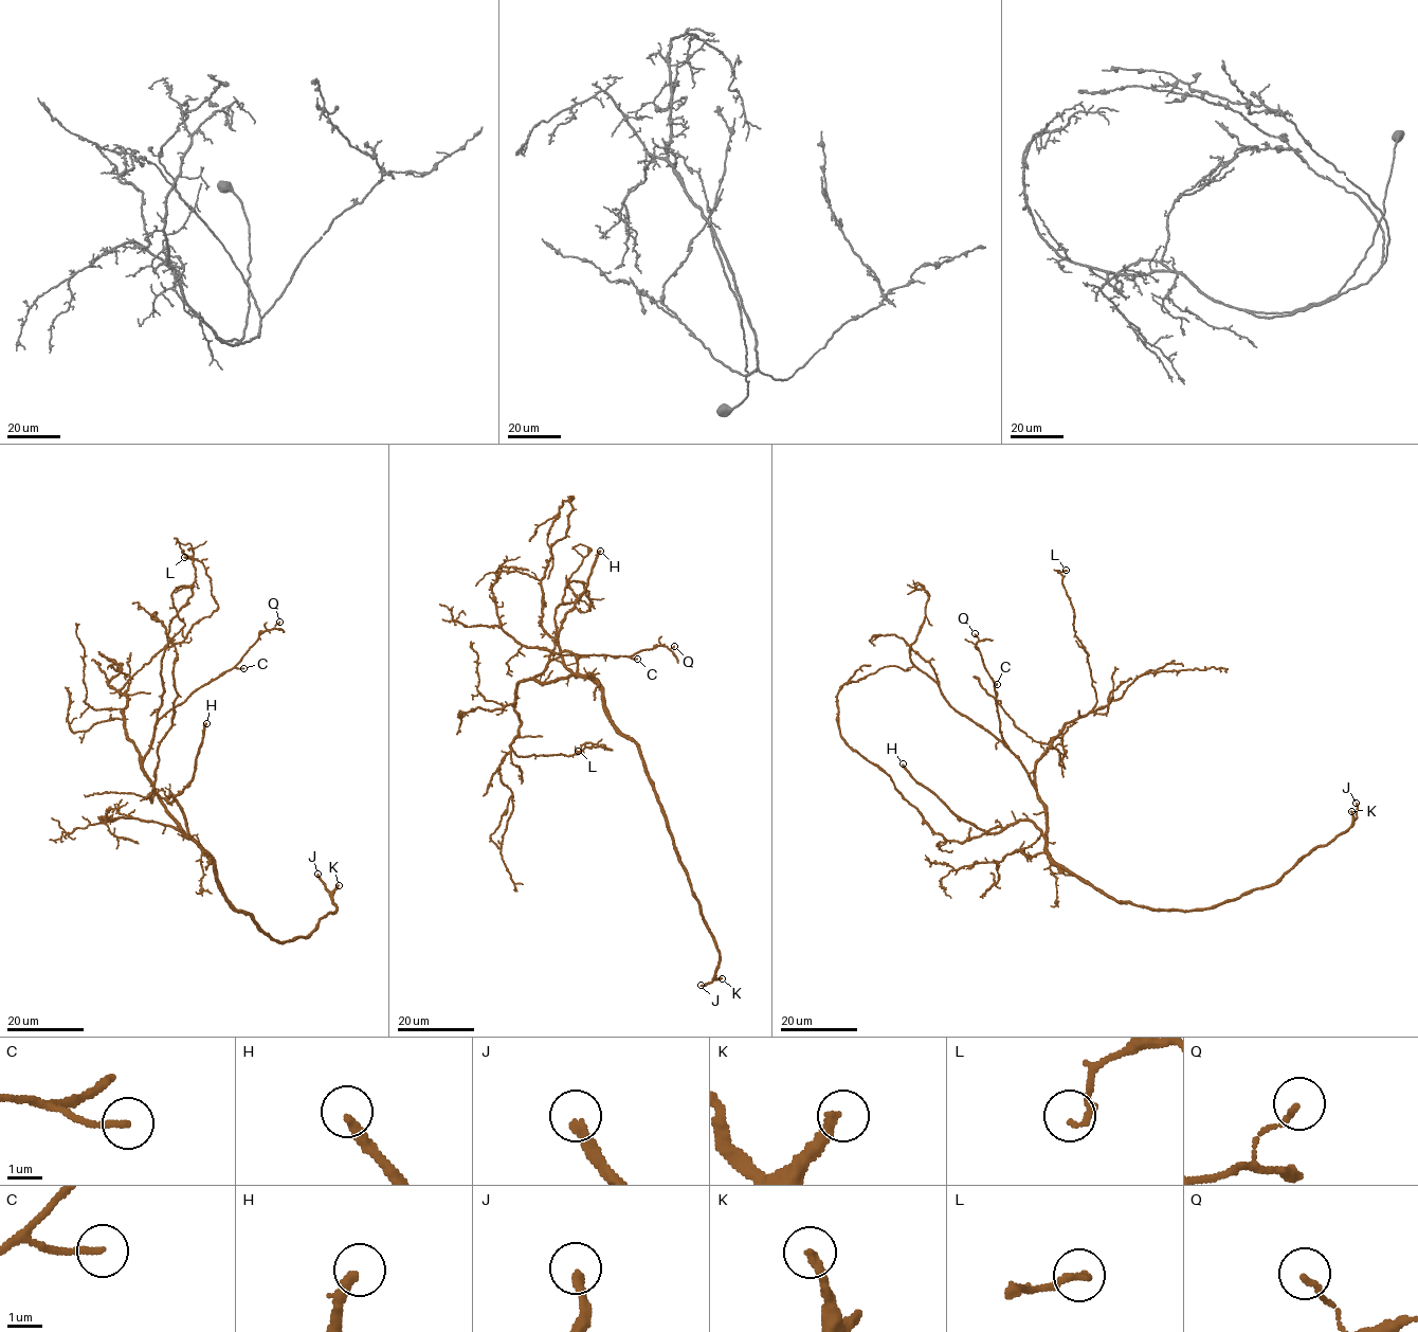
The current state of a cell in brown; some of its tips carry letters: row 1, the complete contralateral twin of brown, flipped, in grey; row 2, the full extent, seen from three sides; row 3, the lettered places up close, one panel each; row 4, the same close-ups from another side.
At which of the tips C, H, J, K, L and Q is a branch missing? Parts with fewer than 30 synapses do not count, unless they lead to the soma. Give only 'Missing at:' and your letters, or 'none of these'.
Missing at: H, J, K

